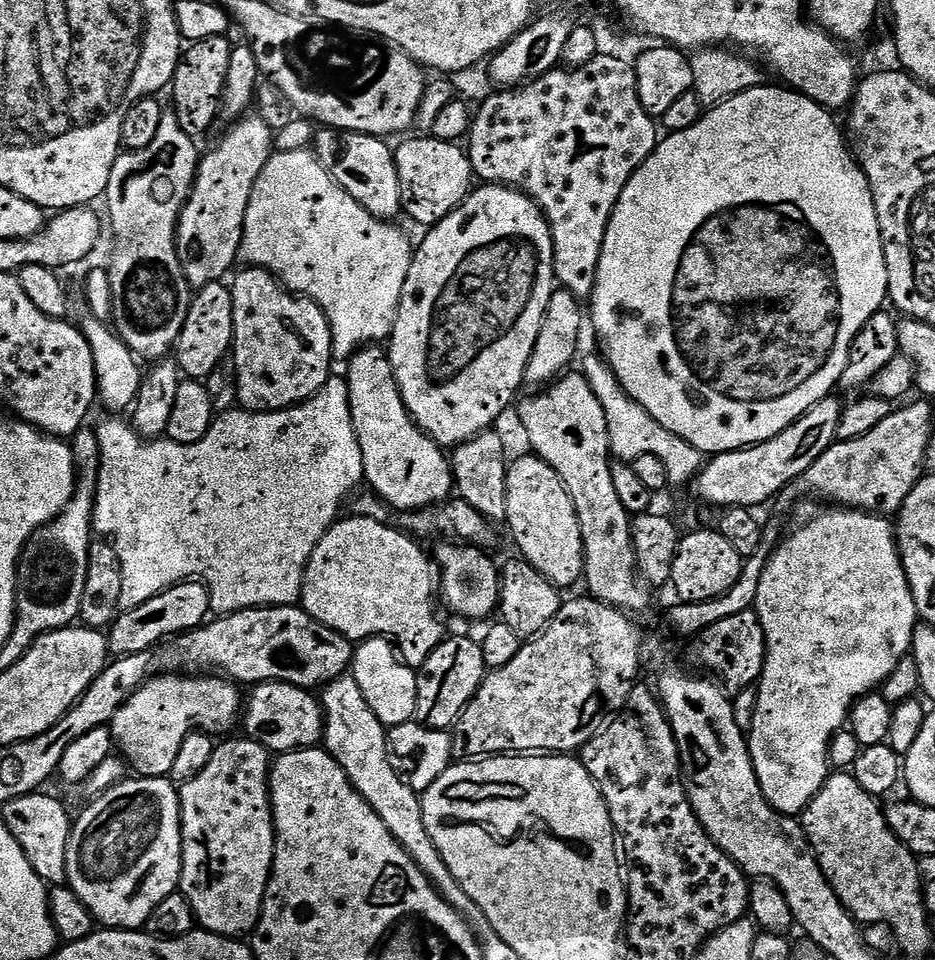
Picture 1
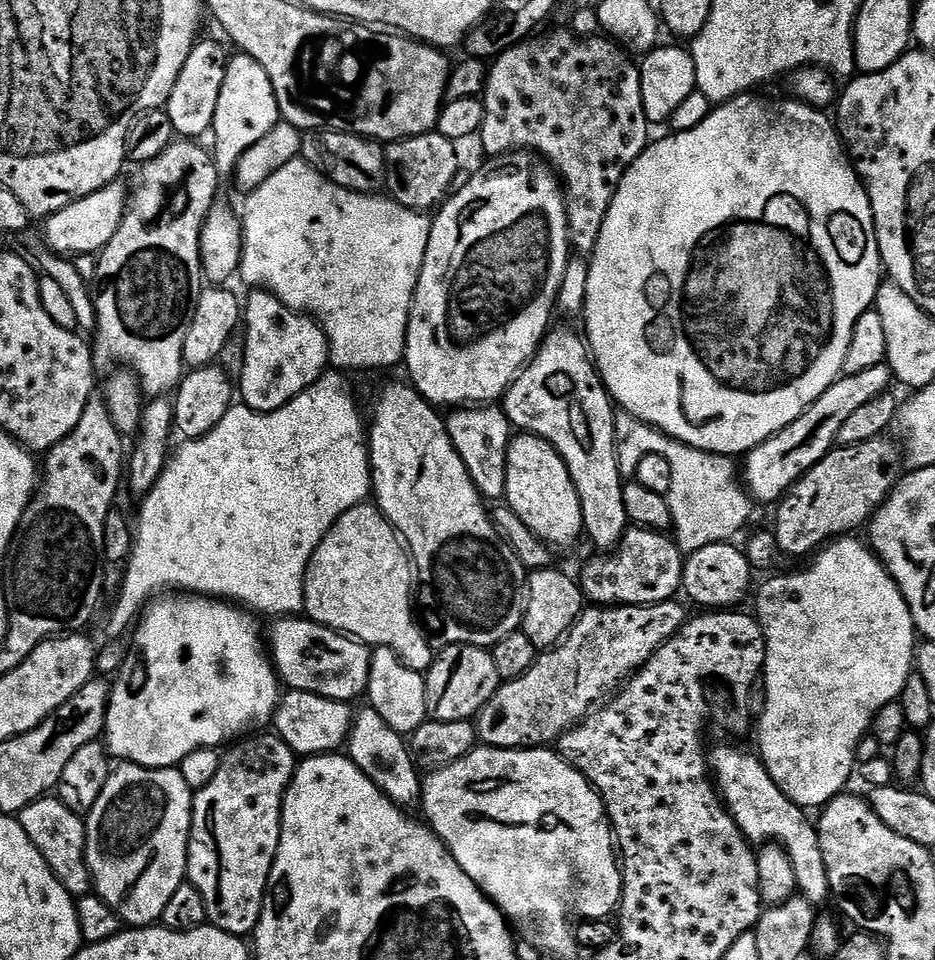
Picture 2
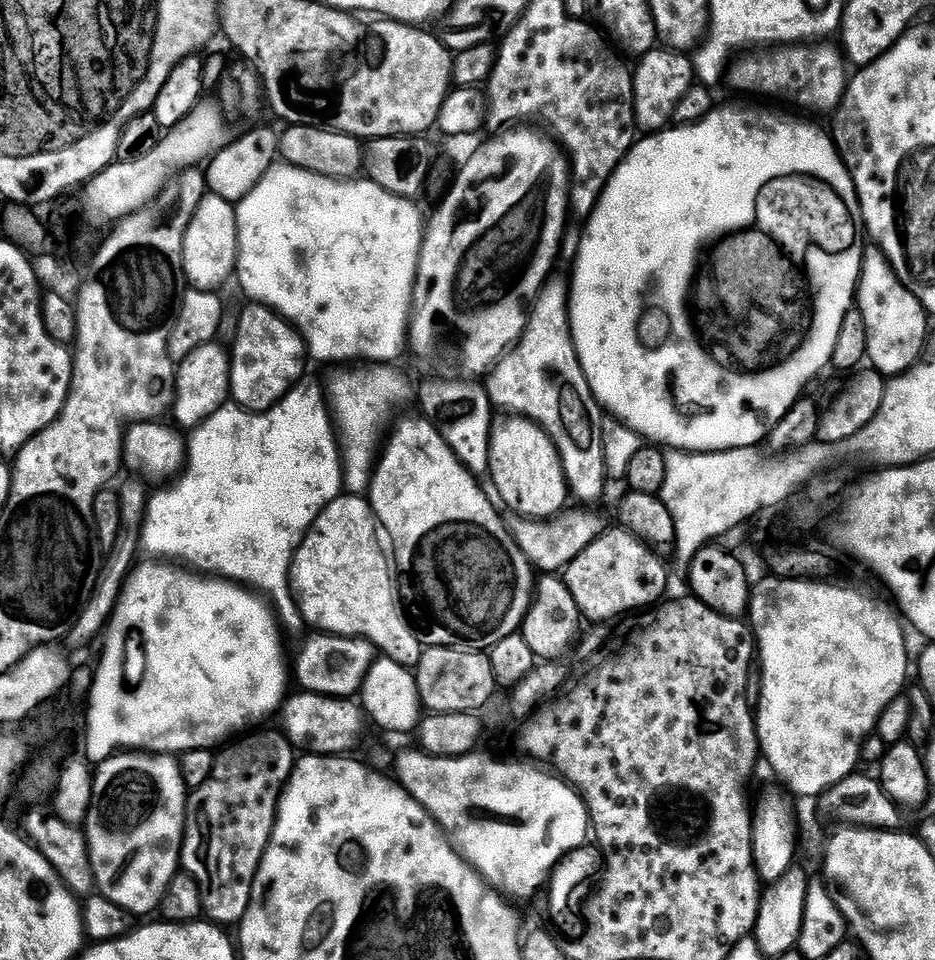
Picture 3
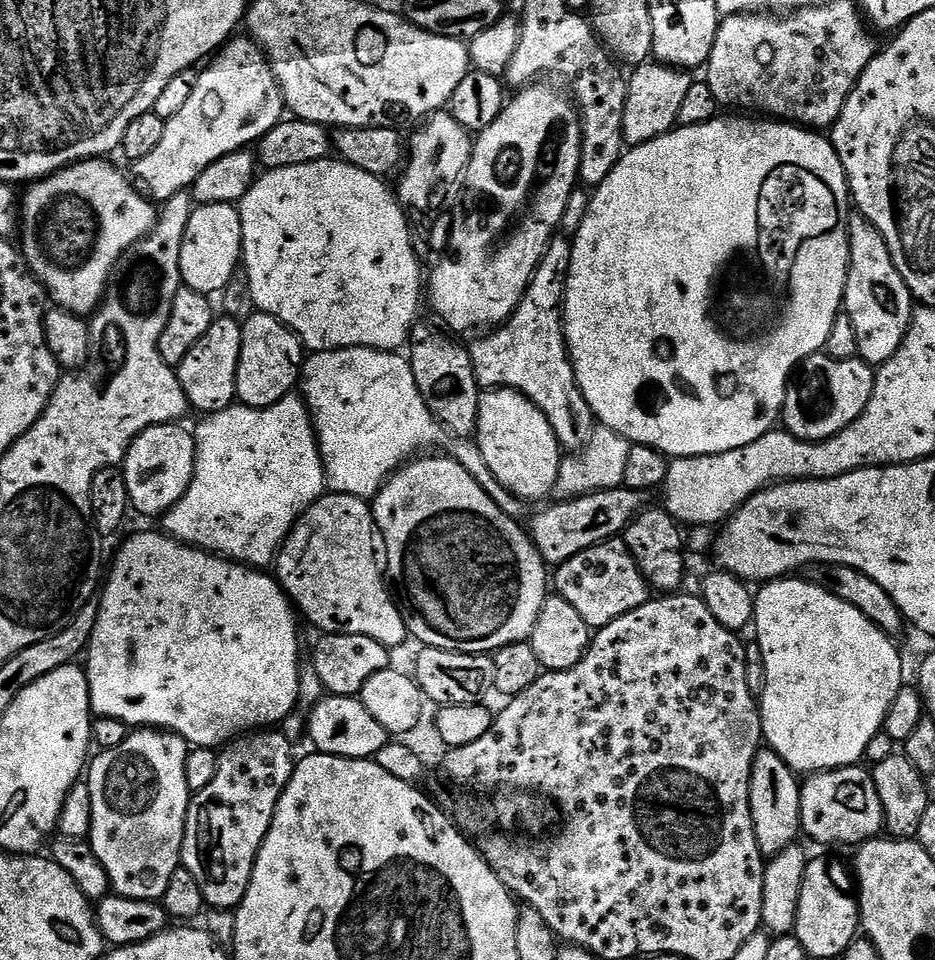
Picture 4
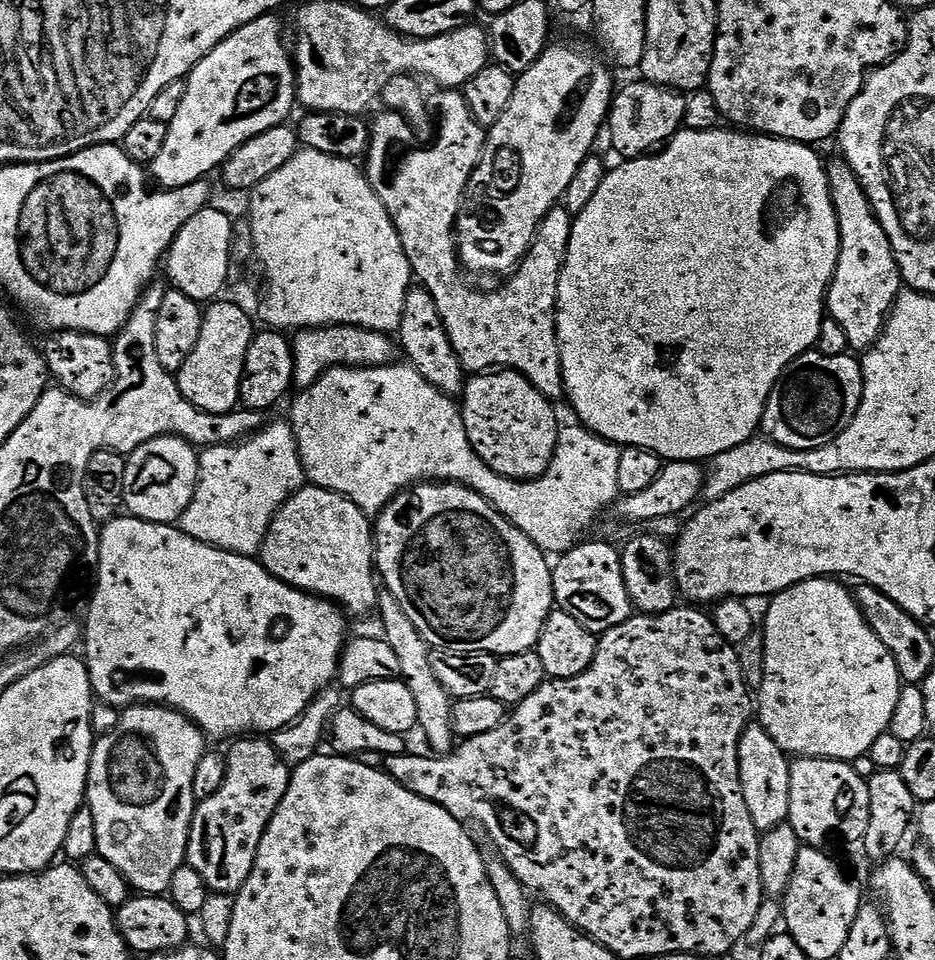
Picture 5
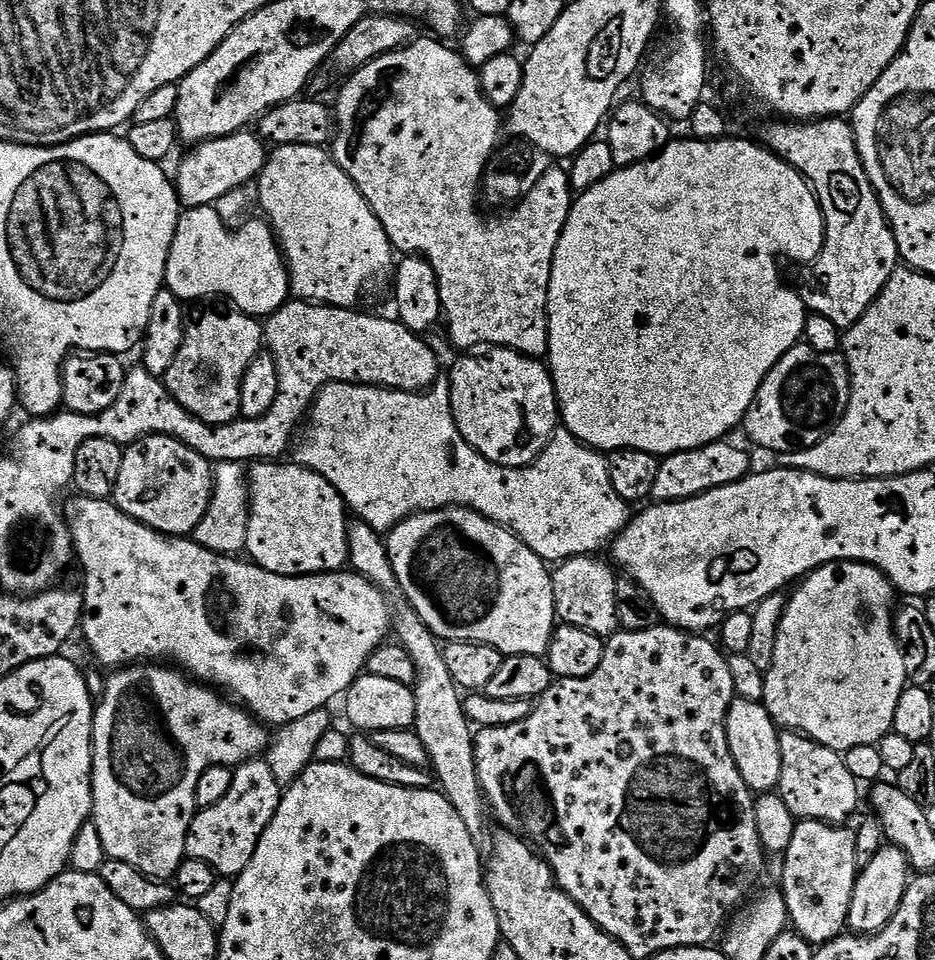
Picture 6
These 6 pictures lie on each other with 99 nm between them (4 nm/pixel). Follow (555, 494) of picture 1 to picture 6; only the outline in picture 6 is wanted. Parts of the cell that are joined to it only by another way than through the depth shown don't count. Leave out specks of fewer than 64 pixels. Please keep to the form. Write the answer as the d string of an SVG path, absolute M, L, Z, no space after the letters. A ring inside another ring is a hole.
M484 346L461 356L464 357L452 368L450 387L452 417L456 419L462 438L466 438L478 454L503 468L524 468L533 464L546 450L562 420L551 371L539 359L515 352L512 348Z

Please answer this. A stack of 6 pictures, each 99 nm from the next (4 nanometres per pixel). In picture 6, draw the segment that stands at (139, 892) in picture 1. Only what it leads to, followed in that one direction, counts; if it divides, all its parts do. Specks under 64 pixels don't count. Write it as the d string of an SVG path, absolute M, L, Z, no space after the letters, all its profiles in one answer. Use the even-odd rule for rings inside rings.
M136 662L131 666L120 666L108 680L104 688L104 697L99 697L94 708L92 718L92 815L91 819L98 826L98 838L102 838L105 857L130 862L139 872L145 872L154 880L171 881L175 877L180 864L186 859L186 838L192 825L192 820L197 814L196 791L198 778L206 774L214 766L235 769L237 766L247 764L249 760L257 759L268 748L270 743L269 729L257 720L251 712L245 710L239 703L223 704L218 697L207 687L199 683L187 684L176 672L171 672L168 666L151 666L146 662Z

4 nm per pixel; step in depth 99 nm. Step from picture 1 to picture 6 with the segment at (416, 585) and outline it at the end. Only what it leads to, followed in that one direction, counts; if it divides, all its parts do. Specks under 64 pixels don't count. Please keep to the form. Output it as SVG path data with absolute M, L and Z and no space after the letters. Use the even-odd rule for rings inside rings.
M284 462L253 463L251 465L252 472L250 468L246 476L248 499L250 501L248 505L248 543L246 552L251 563L260 568L265 568L270 574L278 574L279 576L319 576L322 572L341 571L348 564L348 526L350 523L350 512L345 505L344 499L340 497L338 490L334 486L330 486L330 482L326 482L326 478L317 474L317 472L311 472L309 468L301 468L295 462L289 462L289 464L280 463Z

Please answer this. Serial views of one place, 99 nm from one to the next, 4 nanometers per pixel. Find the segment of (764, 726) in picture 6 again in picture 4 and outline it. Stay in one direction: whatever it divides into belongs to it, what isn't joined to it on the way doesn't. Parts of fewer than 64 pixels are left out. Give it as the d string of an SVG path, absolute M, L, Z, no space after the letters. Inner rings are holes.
M761 750L754 758L750 774L750 806L752 821L758 838L761 854L766 858L777 856L801 835L800 826L800 785L797 773L777 752Z

